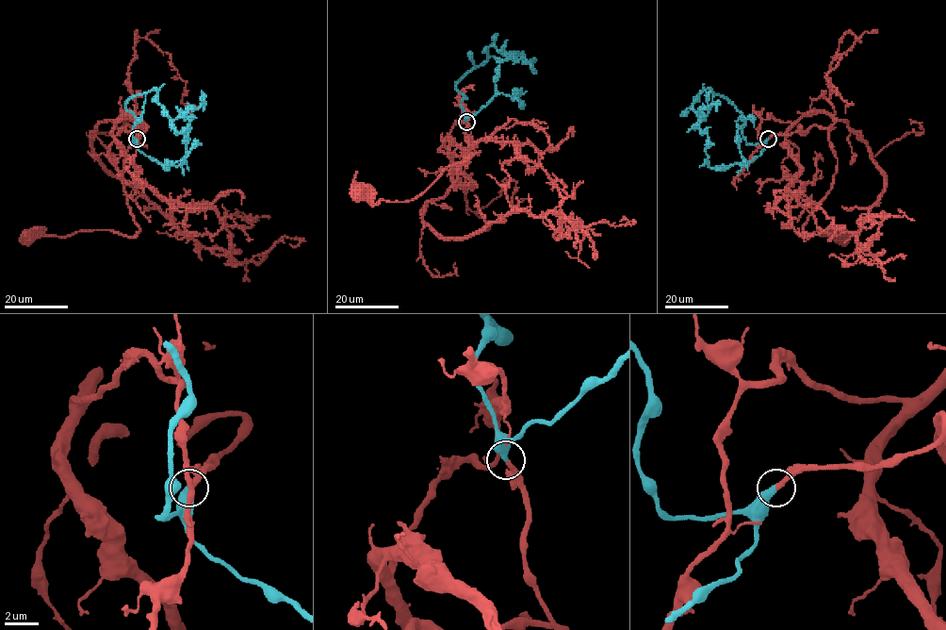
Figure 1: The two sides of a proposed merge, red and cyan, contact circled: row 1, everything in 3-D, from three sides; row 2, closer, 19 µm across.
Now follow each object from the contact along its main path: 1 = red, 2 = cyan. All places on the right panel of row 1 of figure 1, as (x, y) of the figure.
1: (768, 138), (799, 125), (802, 133), (828, 130), (837, 172), (803, 226), (808, 238), (850, 236), (839, 234)
2: (768, 139), (748, 143), (742, 135), (743, 115), (707, 89), (693, 105), (701, 121), (710, 91)

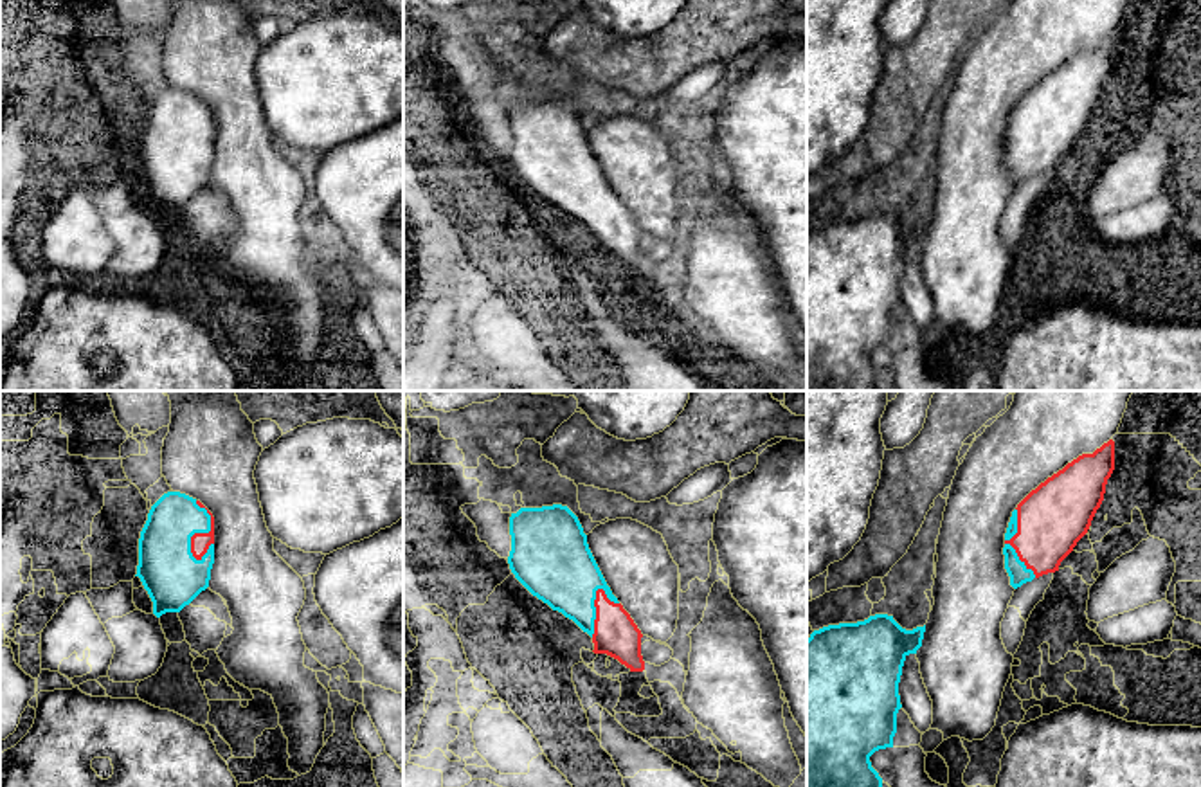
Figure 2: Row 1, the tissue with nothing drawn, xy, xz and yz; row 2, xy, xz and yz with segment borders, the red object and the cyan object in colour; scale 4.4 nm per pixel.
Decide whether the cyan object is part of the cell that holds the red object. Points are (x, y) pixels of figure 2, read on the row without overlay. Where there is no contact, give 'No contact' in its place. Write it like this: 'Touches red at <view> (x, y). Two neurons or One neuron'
Touches red at xy (202, 130). One neuron

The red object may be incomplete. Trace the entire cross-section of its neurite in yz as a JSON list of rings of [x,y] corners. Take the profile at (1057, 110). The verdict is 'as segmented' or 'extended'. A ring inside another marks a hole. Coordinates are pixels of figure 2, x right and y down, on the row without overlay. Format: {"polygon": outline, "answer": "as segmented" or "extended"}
{"polygon": [[[1115,38],[1082,50],[1032,86],[1012,108],[1005,130],[1005,166],[1014,185],[1059,167],[1088,130],[1115,67]]], "answer": "extended"}

